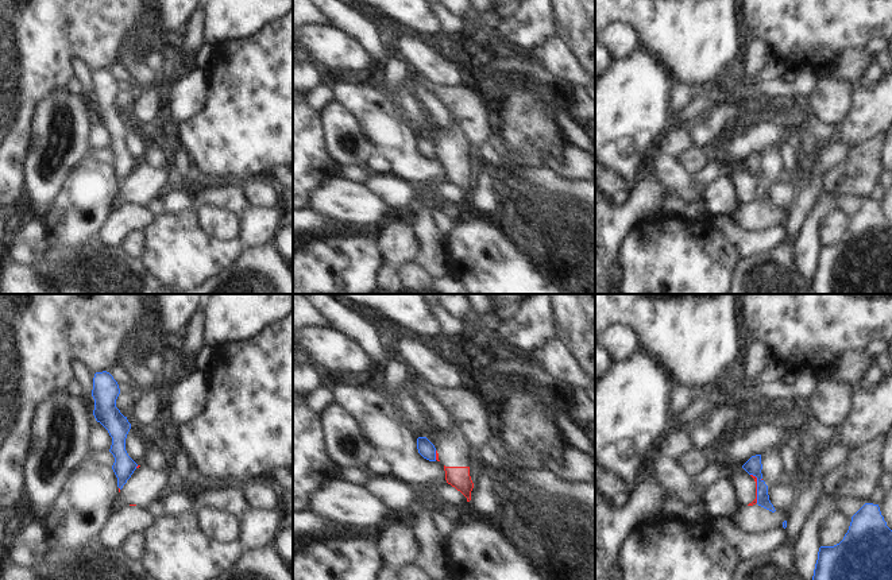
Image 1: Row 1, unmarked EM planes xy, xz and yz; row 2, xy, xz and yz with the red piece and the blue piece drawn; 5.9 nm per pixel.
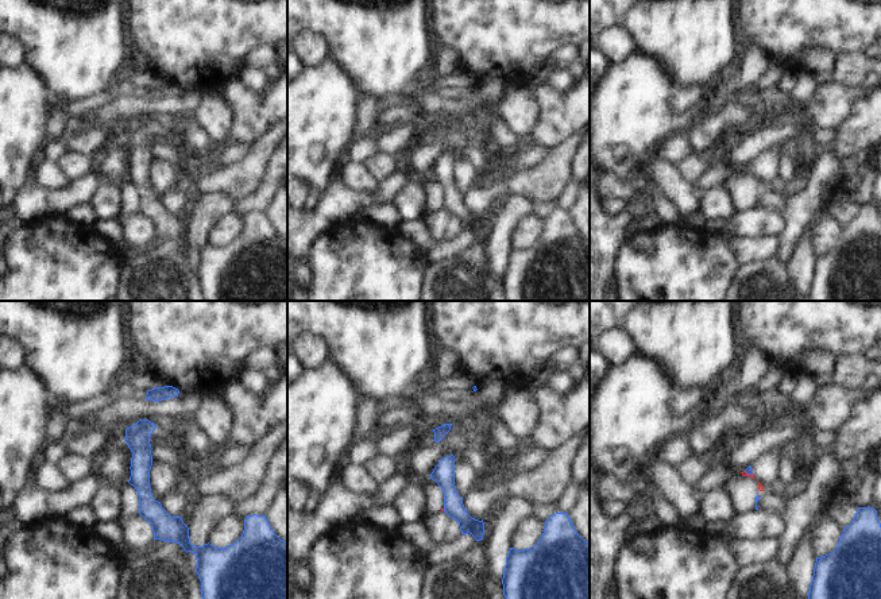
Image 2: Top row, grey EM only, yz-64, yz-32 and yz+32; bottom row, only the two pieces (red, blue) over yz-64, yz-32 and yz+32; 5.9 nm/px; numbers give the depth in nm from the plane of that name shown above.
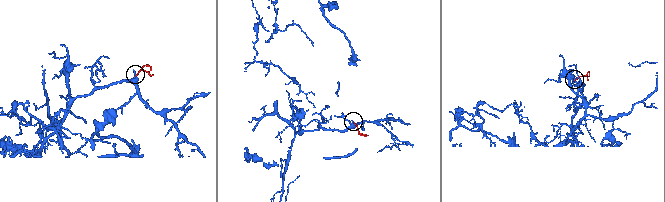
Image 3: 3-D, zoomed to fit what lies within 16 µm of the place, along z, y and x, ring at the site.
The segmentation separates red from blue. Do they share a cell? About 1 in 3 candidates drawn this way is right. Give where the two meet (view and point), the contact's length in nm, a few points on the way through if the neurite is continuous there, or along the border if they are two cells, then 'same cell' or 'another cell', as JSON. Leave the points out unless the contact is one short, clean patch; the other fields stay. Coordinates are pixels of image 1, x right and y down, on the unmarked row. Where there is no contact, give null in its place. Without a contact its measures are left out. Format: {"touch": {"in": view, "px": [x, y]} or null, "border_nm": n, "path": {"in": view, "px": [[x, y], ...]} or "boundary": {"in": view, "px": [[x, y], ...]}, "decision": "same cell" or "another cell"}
{"touch": {"in": "yz", "px": [756, 185]}, "border_nm": 180, "boundary": {"in": "yz", "px": [[750, 171], [756, 176], [757, 200]]}, "decision": "another cell"}

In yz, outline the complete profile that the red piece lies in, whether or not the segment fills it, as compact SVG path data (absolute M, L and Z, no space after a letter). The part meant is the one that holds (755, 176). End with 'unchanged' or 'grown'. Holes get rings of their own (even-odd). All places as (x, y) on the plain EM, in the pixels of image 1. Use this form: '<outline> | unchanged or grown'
M744 166L734 167L730 174L735 190L735 202L738 206L757 201L757 175L749 173Z | grown

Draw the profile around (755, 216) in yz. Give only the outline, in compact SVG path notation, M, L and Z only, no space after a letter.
M756 201L738 206L731 217L744 231L765 231L783 224L783 220L788 217L788 212L777 208L772 210Z

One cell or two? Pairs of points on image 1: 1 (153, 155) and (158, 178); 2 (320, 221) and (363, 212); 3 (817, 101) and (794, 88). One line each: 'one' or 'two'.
1: two
2: two
3: two

